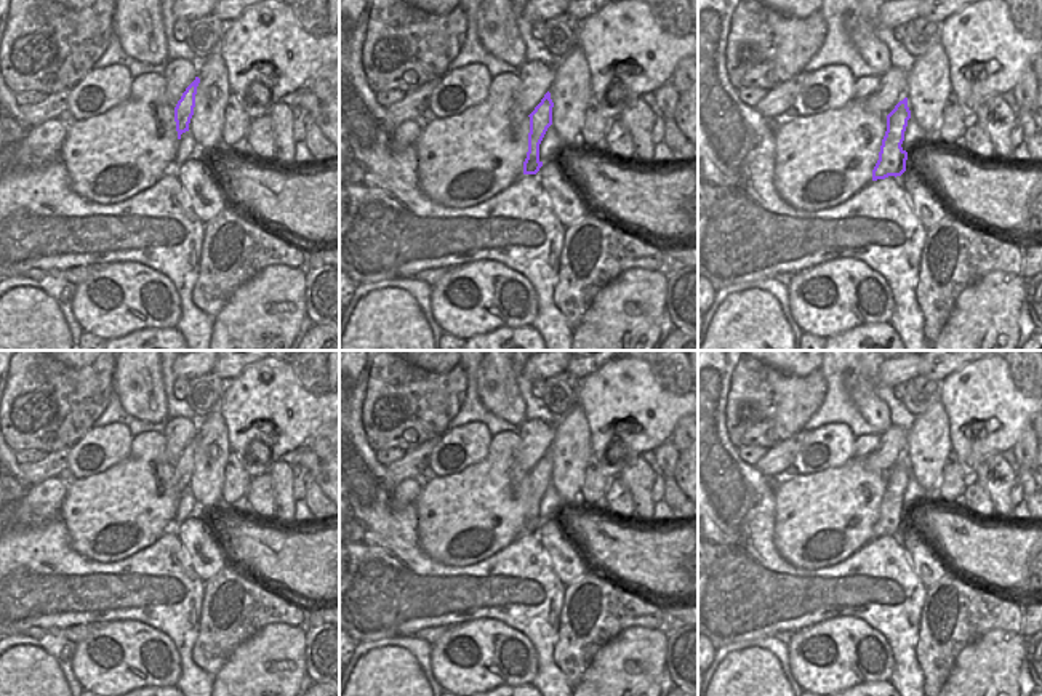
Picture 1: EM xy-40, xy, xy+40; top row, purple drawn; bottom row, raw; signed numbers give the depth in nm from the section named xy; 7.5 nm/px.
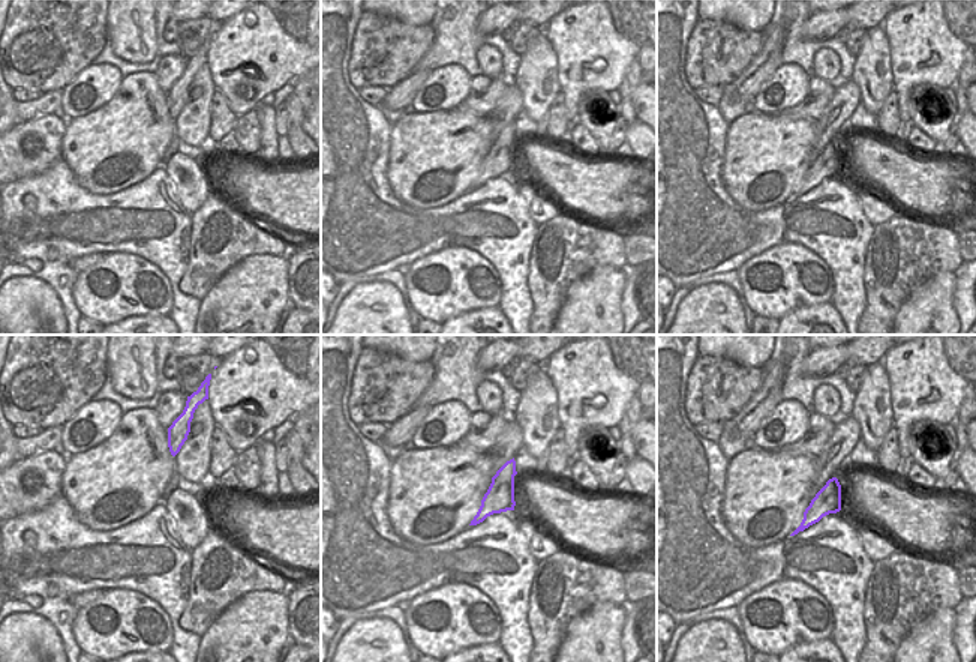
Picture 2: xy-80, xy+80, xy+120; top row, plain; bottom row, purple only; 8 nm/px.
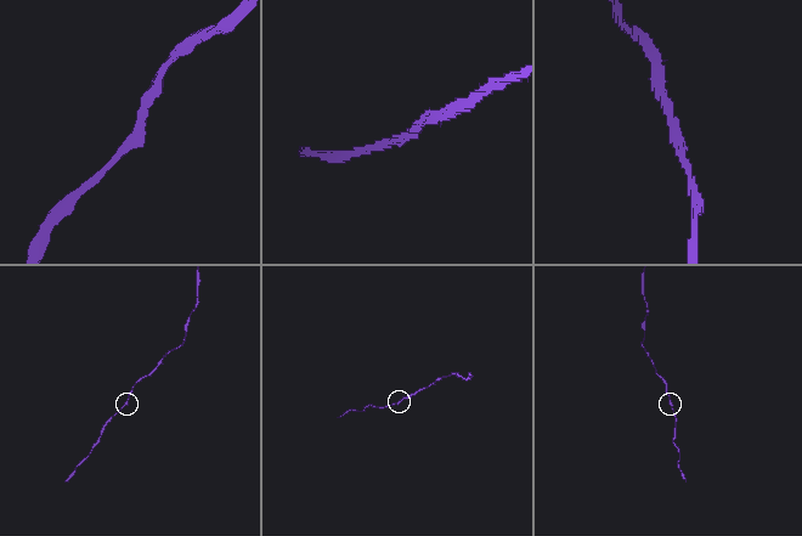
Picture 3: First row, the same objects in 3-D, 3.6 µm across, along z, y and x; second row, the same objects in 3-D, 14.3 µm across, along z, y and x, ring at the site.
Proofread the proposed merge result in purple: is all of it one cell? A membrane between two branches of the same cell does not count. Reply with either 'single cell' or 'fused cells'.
fused cells

